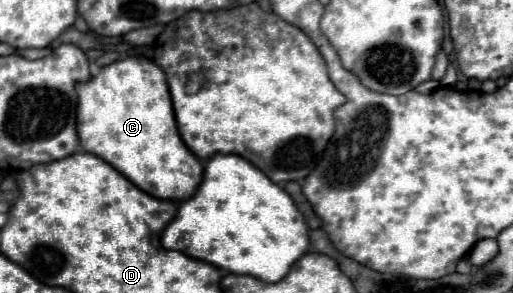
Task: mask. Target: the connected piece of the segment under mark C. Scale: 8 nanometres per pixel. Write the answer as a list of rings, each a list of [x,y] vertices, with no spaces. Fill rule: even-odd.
[[[131,56],[117,60],[103,66],[97,76],[85,82],[77,82],[77,136],[85,152],[109,162],[115,170],[125,174],[125,178],[129,178],[137,188],[145,190],[153,198],[185,200],[193,196],[201,182],[203,164],[179,136],[167,78],[163,70],[149,58]]]

